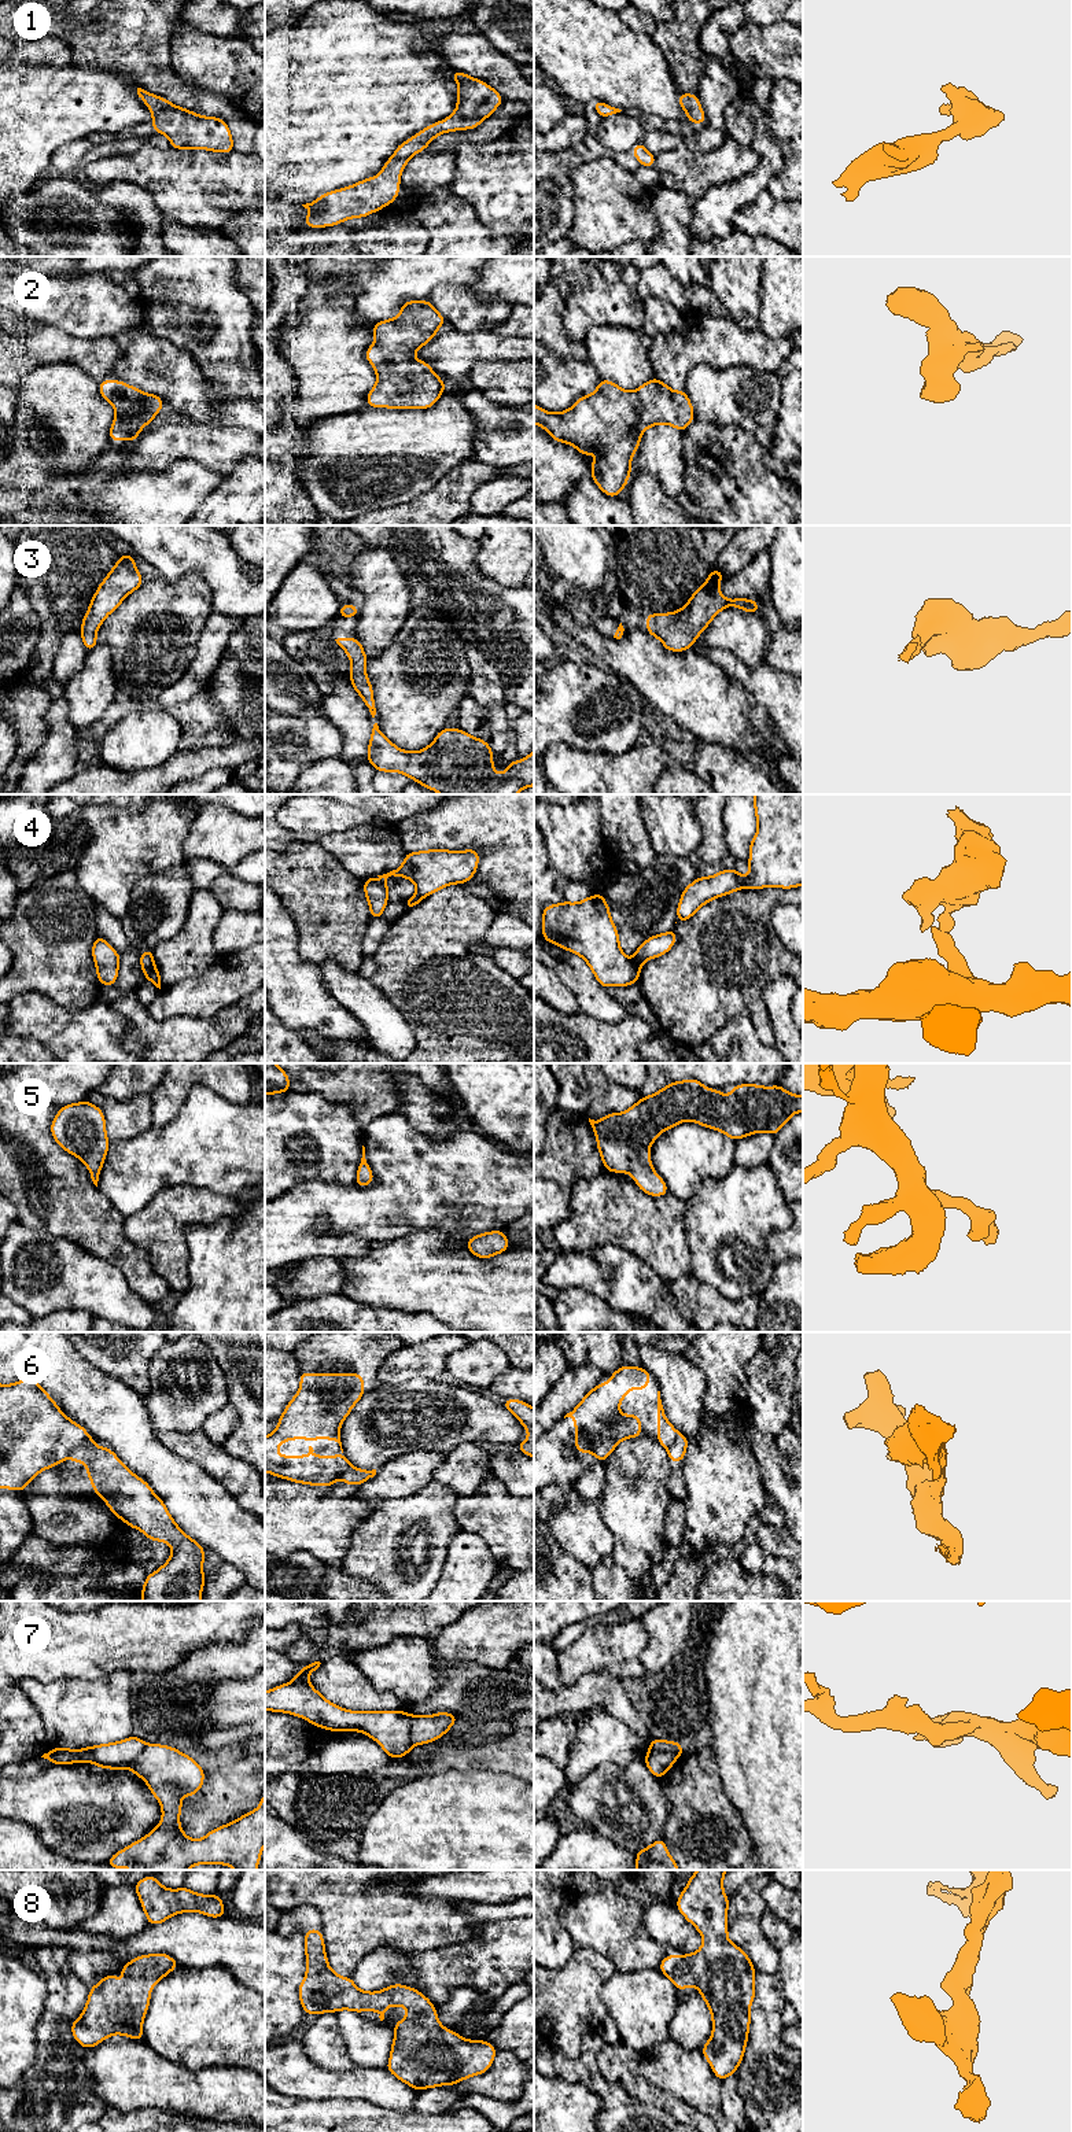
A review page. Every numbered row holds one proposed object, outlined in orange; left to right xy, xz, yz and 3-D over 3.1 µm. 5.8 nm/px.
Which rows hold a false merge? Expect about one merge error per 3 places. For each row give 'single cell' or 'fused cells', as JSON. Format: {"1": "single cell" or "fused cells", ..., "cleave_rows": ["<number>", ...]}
{"1": "single cell", "2": "single cell", "3": "single cell", "4": "fused cells", "5": "single cell", "6": "fused cells", "7": "fused cells", "8": "single cell", "cleave_rows": ["4", "6", "7"]}

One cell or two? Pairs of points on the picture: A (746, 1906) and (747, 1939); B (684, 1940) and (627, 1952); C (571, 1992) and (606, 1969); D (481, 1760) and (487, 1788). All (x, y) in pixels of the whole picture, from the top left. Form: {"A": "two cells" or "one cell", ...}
{"A": "one cell", "B": "two cells", "C": "one cell", "D": "two cells"}

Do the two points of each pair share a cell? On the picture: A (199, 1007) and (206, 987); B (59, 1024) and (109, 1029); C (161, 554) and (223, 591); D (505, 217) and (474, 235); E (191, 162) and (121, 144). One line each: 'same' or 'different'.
A: same
B: same
C: same
D: different
E: different

